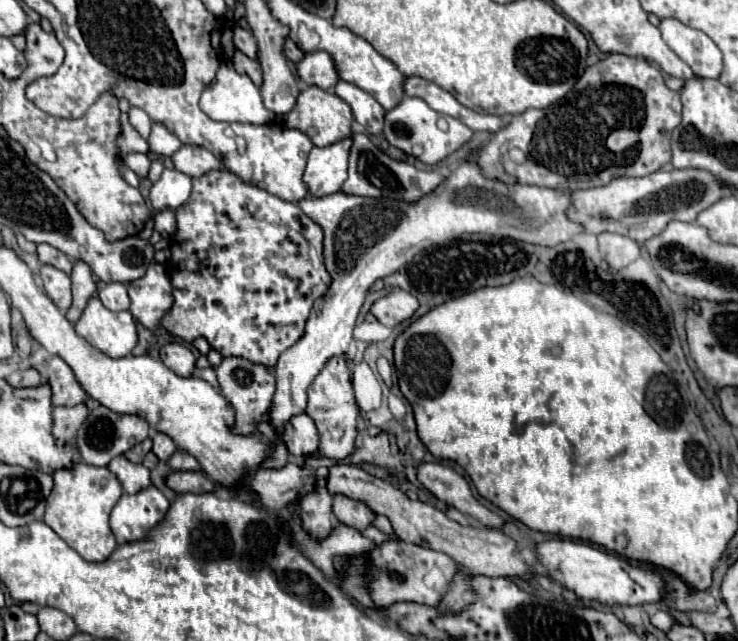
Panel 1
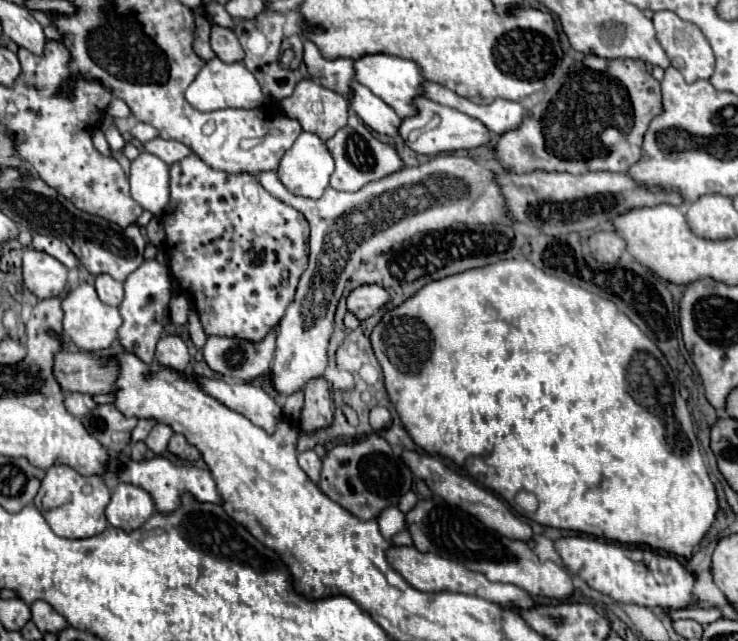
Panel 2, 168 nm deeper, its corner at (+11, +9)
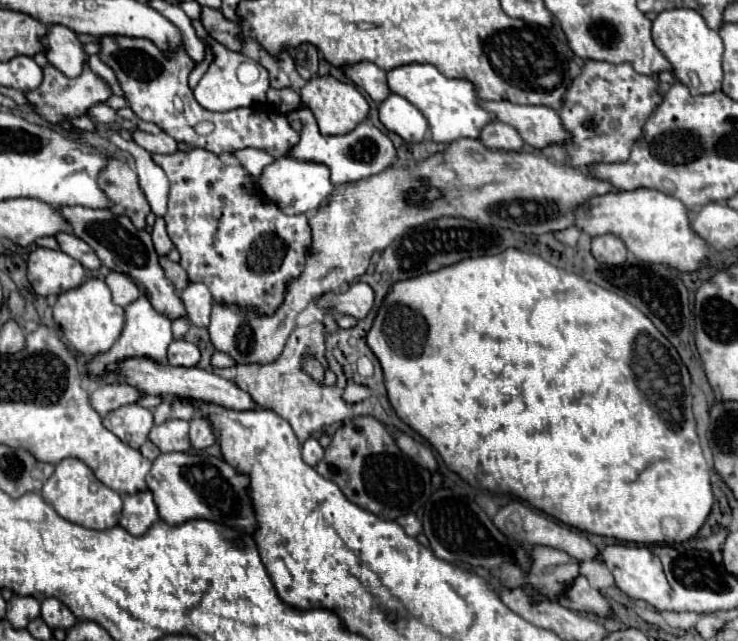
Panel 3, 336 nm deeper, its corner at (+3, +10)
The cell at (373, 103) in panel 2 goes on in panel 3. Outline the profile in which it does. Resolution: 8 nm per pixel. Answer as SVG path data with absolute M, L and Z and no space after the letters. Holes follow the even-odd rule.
M390 93L378 105L378 117L388 131L398 133L410 143L420 143L428 133L428 121L424 115L410 101L396 93Z

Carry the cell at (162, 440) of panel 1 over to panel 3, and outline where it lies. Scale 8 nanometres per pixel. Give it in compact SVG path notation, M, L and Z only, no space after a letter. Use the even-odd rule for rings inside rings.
M172 419L164 421L162 425L154 425L148 439L162 451L162 453L172 453L172 451L188 451L190 441L188 441L188 421Z

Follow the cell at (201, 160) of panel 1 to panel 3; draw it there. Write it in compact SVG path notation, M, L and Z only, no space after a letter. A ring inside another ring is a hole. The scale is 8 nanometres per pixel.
M136 131L134 135L134 143L138 143L142 149L150 151L150 153L176 153L178 151L178 143L164 131L160 131L158 135L150 135L144 131Z

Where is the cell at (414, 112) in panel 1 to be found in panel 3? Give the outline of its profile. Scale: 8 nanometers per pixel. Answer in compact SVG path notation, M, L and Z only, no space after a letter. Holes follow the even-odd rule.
M492 121L492 125L484 125L484 129L480 131L478 137L488 149L504 149L504 151L520 151L524 141L522 137L516 133L516 129L512 129L506 123L500 121Z

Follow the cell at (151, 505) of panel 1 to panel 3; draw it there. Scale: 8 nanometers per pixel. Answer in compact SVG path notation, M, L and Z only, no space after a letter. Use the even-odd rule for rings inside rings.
M148 489L132 493L132 495L128 493L122 497L122 501L124 501L124 511L120 517L120 525L136 537L144 535L148 527L158 519L158 511L152 501L152 493Z

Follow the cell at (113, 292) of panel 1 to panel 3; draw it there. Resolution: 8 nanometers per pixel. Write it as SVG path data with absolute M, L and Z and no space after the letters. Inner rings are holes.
M112 271L112 273L106 277L106 285L108 285L110 291L112 291L114 303L120 305L120 307L130 305L130 303L136 301L138 295L140 295L140 289L136 289L136 285L132 283L132 279L130 279L130 277L124 277L124 273Z

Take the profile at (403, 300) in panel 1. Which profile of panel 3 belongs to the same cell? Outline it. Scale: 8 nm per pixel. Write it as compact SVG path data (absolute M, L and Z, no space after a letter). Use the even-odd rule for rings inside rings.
M356 283L348 287L346 293L334 295L328 293L318 301L318 307L330 313L346 313L356 319L364 319L374 307L374 291L368 283Z

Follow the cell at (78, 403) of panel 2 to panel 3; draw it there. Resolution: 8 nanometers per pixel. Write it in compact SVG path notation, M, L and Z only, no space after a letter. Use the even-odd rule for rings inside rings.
M100 383L100 387L90 395L90 405L102 417L122 405L134 403L140 397L140 391L130 385L120 383Z

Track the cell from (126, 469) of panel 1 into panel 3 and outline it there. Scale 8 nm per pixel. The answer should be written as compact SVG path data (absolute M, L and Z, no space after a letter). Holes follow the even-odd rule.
M162 453L146 477L148 489L156 491L156 507L168 525L190 519L210 519L254 533L256 517L246 495L248 477L236 473L224 459L190 453Z

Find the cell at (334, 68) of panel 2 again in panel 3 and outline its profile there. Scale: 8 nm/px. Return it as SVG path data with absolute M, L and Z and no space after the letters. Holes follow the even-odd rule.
M360 61L360 63L354 63L354 65L344 65L342 71L344 71L346 79L350 79L356 87L366 91L372 101L380 103L388 97L390 89L388 89L388 83L386 83L386 71L382 71L374 63Z

